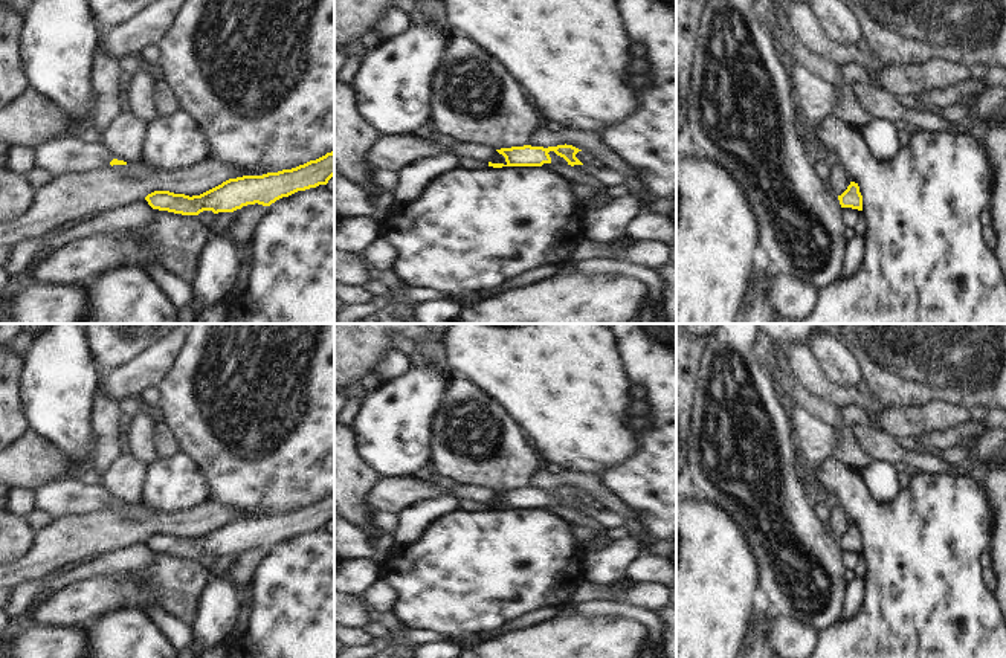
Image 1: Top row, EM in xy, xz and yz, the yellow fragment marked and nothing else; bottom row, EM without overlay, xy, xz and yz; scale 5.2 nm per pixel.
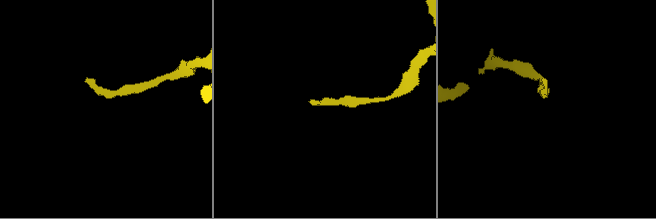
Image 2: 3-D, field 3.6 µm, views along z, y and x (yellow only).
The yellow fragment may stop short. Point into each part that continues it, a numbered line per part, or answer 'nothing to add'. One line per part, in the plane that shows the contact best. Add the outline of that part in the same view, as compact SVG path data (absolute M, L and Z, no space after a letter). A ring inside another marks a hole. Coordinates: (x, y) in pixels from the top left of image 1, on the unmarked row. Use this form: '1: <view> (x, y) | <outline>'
1: xy (60, 498) | M56 478L34 490L35 508L43 508L52 518L84 514L108 508L116 501L102 484L87 484L73 478Z

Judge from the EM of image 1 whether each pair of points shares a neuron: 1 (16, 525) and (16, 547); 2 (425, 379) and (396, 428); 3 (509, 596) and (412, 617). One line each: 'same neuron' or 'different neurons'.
1: same neuron
2: same neuron
3: same neuron

